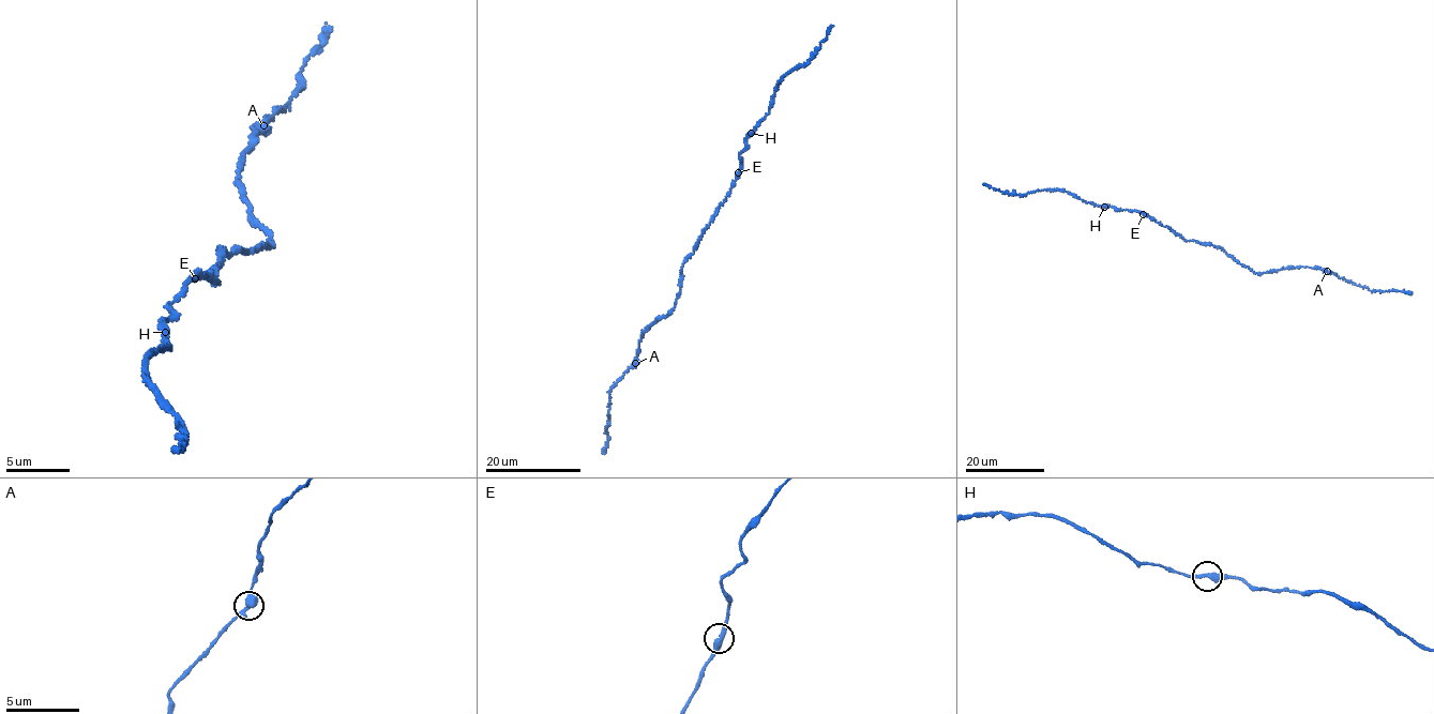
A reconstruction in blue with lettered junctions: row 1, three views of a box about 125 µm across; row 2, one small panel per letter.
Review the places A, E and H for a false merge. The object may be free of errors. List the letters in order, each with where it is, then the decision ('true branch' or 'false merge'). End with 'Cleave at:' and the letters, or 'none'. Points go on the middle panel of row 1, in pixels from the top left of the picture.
A: (635, 363) | true branch
E: (738, 172) | true branch
H: (751, 133) | true branch
Cleave at: none

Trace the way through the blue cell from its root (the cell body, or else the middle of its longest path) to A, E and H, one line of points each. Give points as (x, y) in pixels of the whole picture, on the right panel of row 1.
A: (1197, 241), (1222, 249), (1256, 273), (1293, 267), (1327, 271)
E: (1197, 241), (1183, 239), (1143, 214)
H: (1197, 241), (1183, 239), (1138, 212), (1104, 206)

